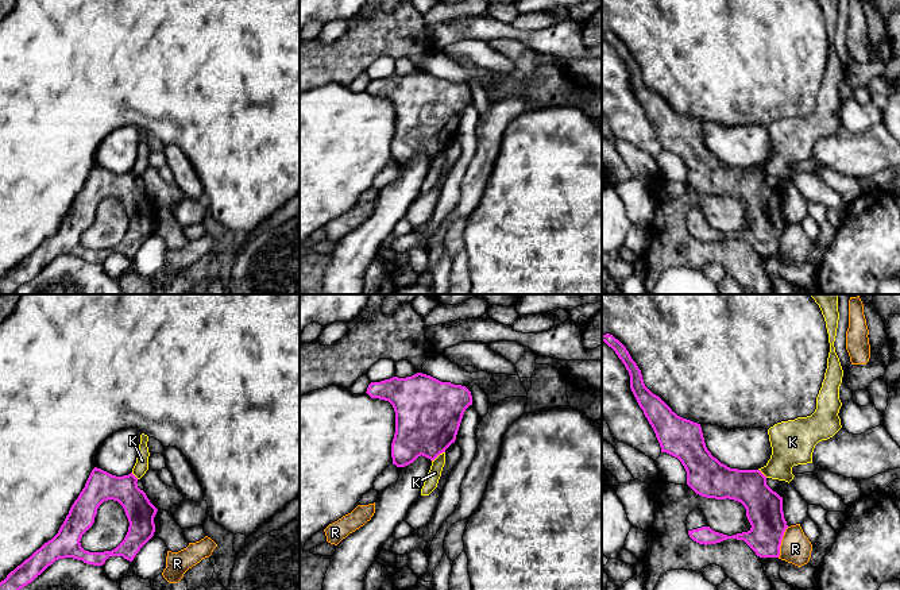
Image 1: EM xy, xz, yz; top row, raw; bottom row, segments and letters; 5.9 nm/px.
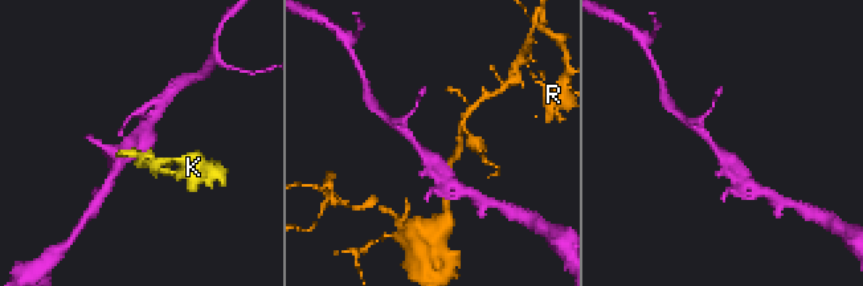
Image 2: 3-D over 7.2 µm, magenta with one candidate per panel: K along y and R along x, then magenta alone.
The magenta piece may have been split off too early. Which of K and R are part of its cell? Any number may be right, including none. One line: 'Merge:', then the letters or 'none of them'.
Merge: none of them

